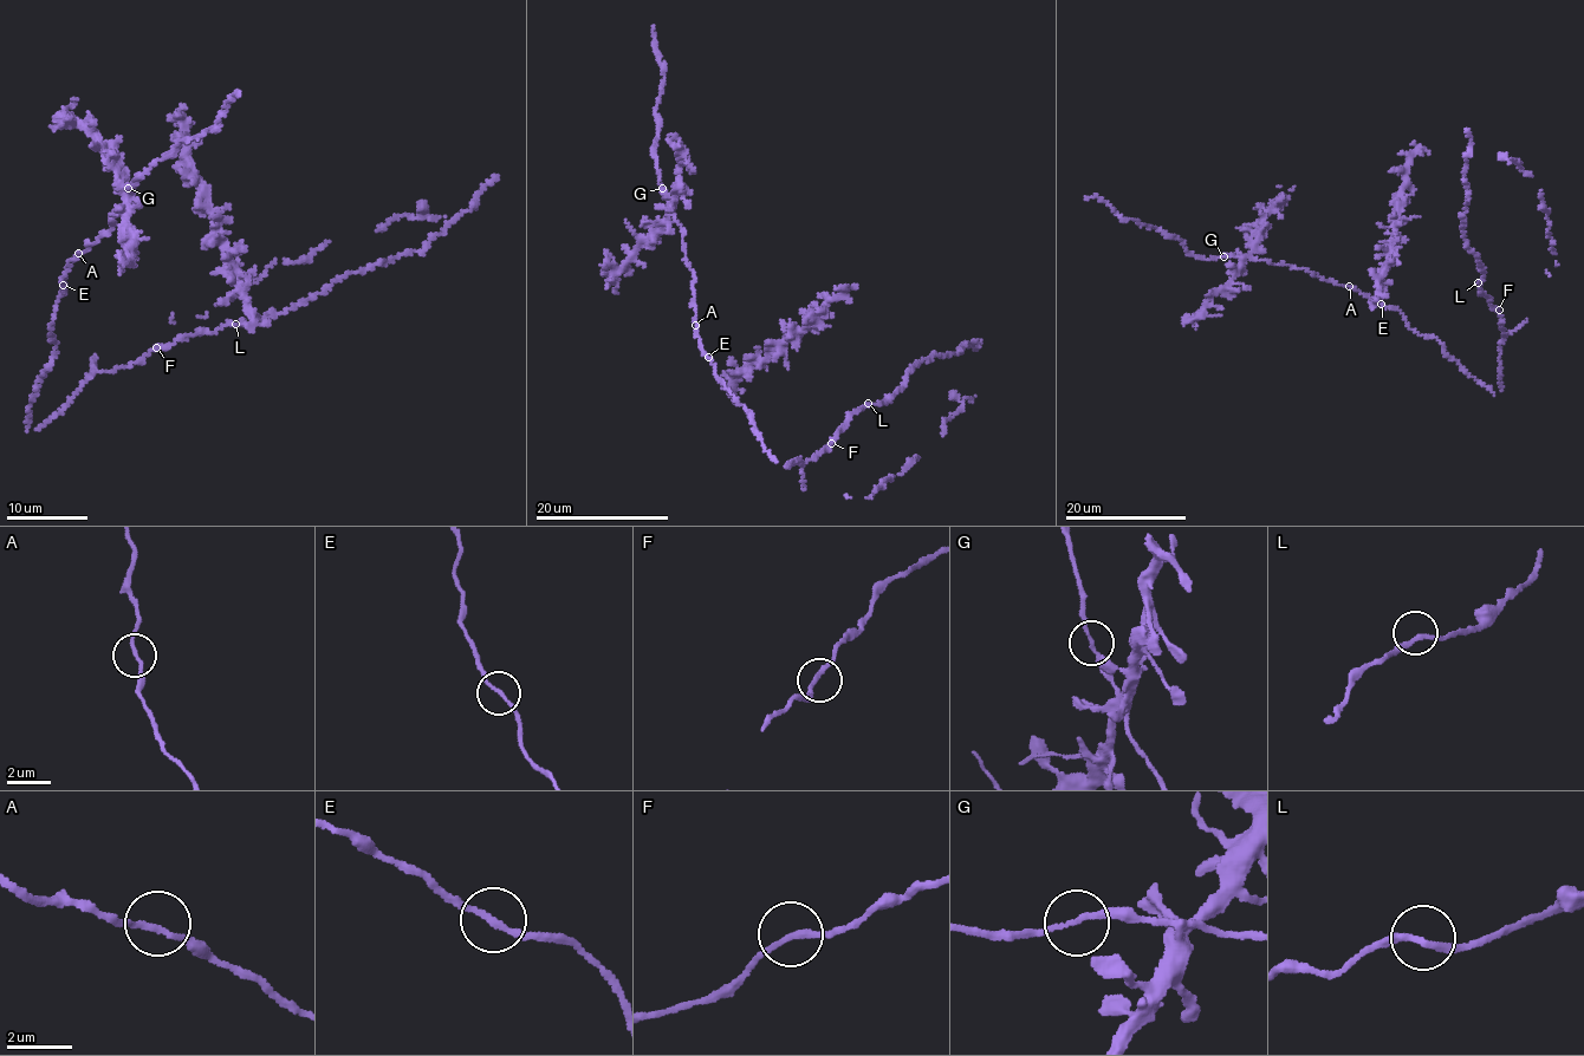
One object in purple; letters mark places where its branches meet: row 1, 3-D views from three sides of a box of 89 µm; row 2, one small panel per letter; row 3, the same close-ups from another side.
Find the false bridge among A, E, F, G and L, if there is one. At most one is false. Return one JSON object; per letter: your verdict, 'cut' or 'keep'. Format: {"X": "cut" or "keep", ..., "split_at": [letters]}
{"A": "keep", "E": "keep", "F": "keep", "G": "keep", "L": "keep", "split_at": []}

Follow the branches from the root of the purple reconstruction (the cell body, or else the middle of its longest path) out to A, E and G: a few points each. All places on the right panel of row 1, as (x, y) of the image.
A: (1473, 377), (1449, 357), (1440, 341), (1416, 333), (1399, 311), (1349, 286)
E: (1473, 377), (1449, 357), (1440, 341), (1416, 333), (1399, 311), (1381, 304)
G: (1473, 377), (1440, 341), (1416, 333), (1399, 311), (1358, 291), (1324, 281), (1305, 269), (1224, 256)

